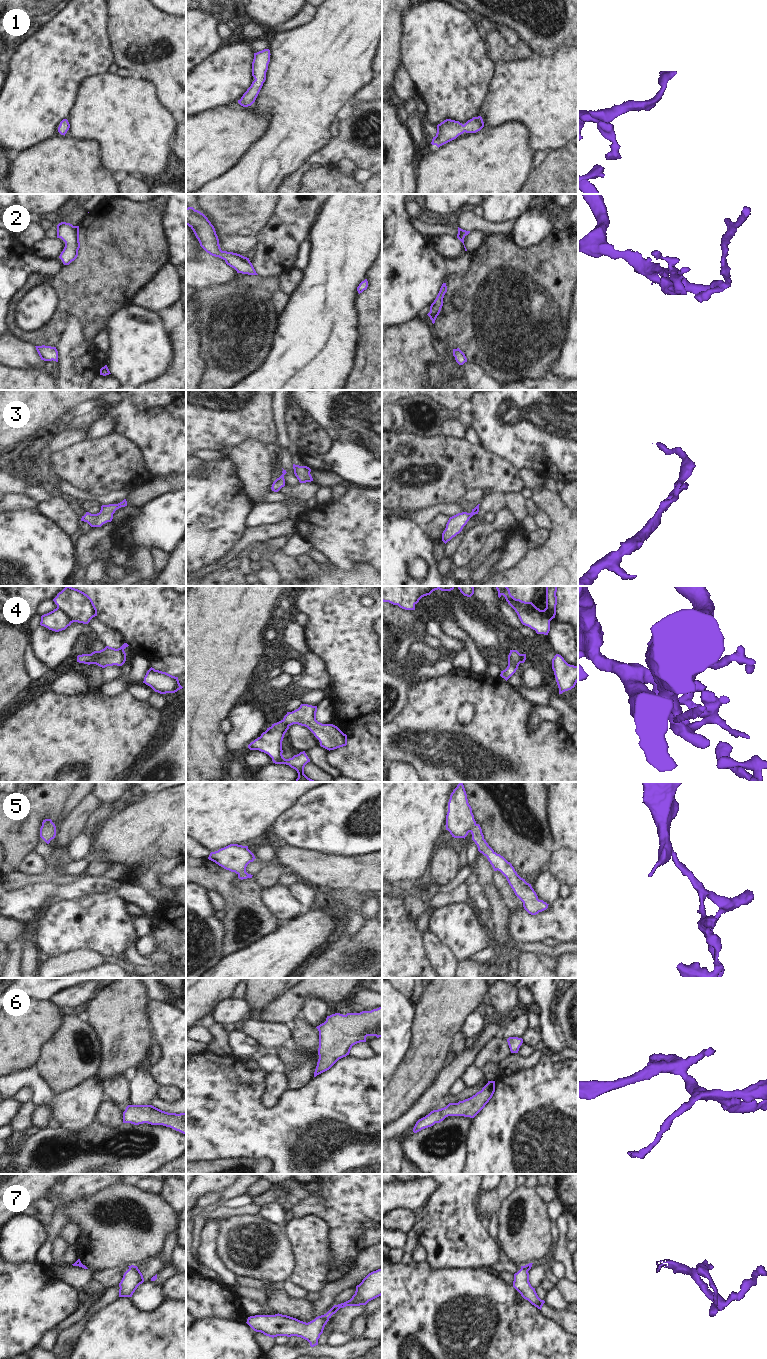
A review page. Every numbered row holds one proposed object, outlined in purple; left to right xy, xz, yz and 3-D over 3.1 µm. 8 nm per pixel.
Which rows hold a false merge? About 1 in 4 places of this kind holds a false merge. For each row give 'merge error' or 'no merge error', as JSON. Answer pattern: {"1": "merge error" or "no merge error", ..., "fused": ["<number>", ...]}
{"1": "no merge error", "2": "no merge error", "3": "no merge error", "4": "no merge error", "5": "no merge error", "6": "no merge error", "7": "no merge error", "fused": []}

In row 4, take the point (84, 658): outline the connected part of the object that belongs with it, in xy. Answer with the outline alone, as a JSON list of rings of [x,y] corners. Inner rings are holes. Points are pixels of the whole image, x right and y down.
[[[124,643],[120,648],[115,649],[106,646],[100,651],[94,651],[91,654],[82,654],[77,656],[77,662],[84,664],[96,664],[102,668],[107,666],[122,666],[126,661],[126,653],[124,649],[128,647],[127,643]]]

